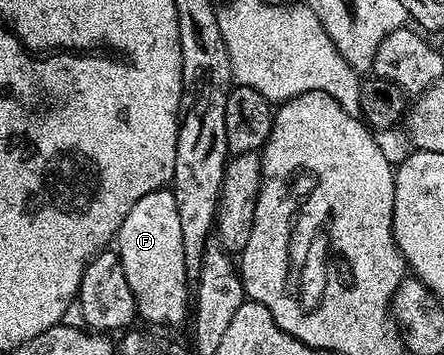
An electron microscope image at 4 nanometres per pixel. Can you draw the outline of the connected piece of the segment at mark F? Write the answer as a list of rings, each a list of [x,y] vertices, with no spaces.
[[[162,189],[147,193],[147,197],[139,197],[135,205],[131,205],[131,213],[123,217],[123,225],[117,231],[115,250],[123,265],[123,277],[127,277],[127,285],[131,285],[131,293],[135,297],[138,316],[149,323],[162,323],[165,327],[173,327],[190,318],[191,315],[191,280],[185,273],[183,265],[183,237],[179,226],[179,209],[175,209],[175,197],[172,190]]]

